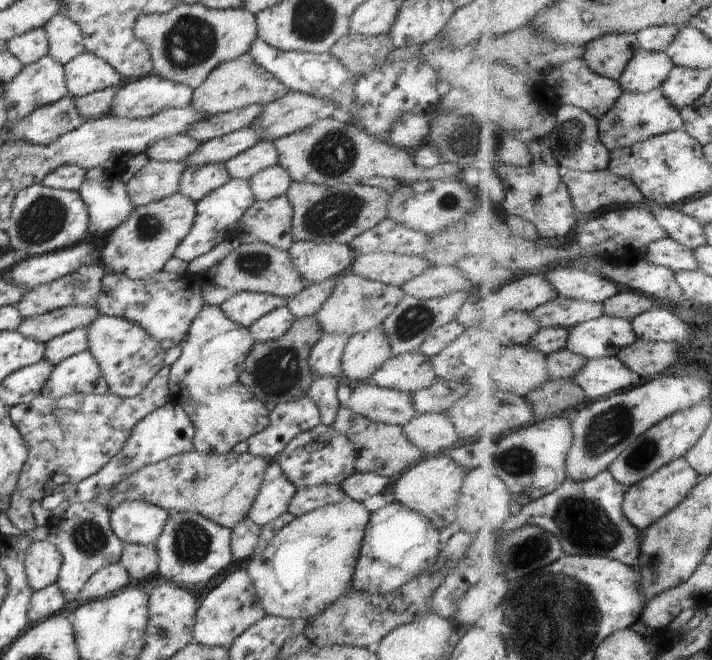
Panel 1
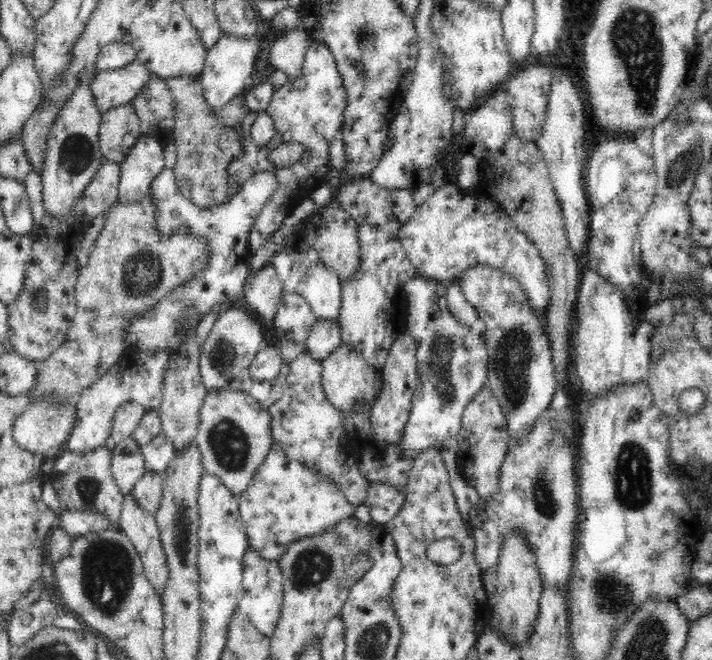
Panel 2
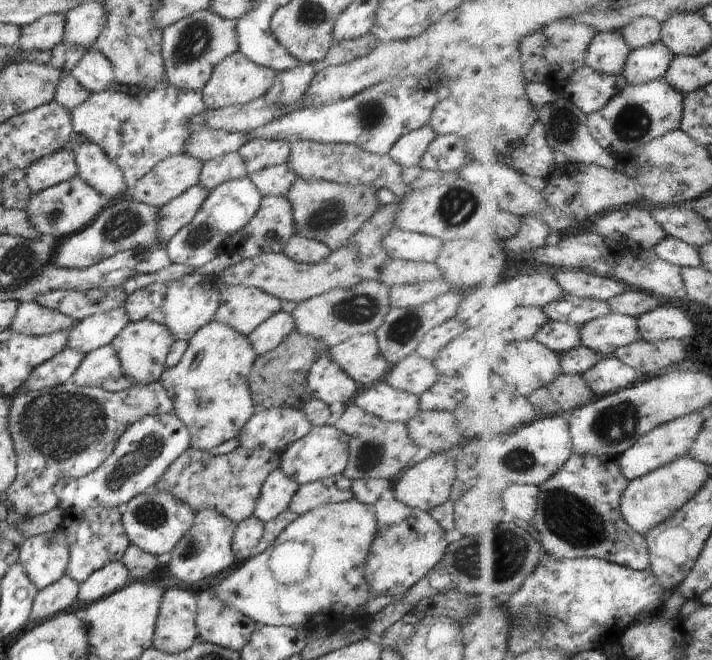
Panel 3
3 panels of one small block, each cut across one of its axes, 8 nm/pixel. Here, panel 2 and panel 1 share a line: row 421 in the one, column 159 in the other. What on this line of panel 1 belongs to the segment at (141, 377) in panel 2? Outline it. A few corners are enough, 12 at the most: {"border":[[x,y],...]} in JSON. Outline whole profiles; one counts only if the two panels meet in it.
{"border":[[158,74],[124,81],[109,116],[146,118],[192,102]]}

